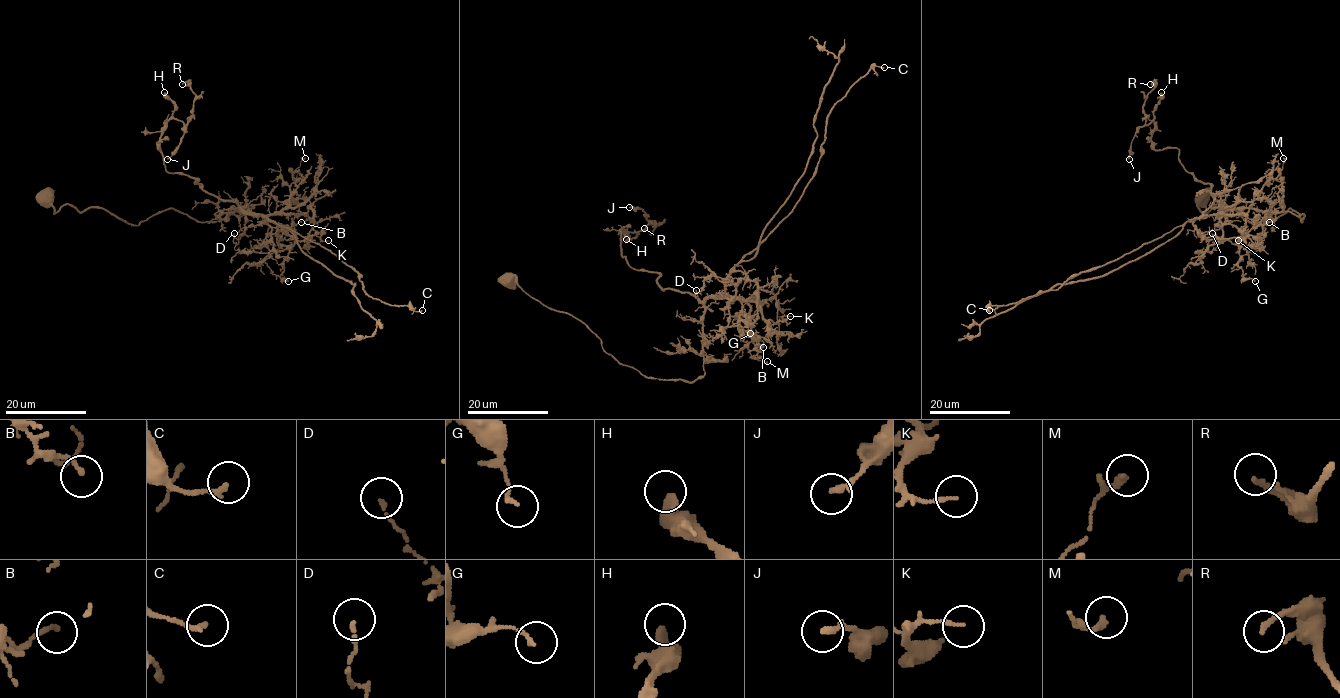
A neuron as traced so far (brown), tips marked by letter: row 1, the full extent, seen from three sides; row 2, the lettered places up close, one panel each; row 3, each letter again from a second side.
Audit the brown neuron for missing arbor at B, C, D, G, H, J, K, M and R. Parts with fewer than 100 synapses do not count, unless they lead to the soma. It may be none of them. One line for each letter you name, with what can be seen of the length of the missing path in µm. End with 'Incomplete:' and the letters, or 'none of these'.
Incomplete: none of these

